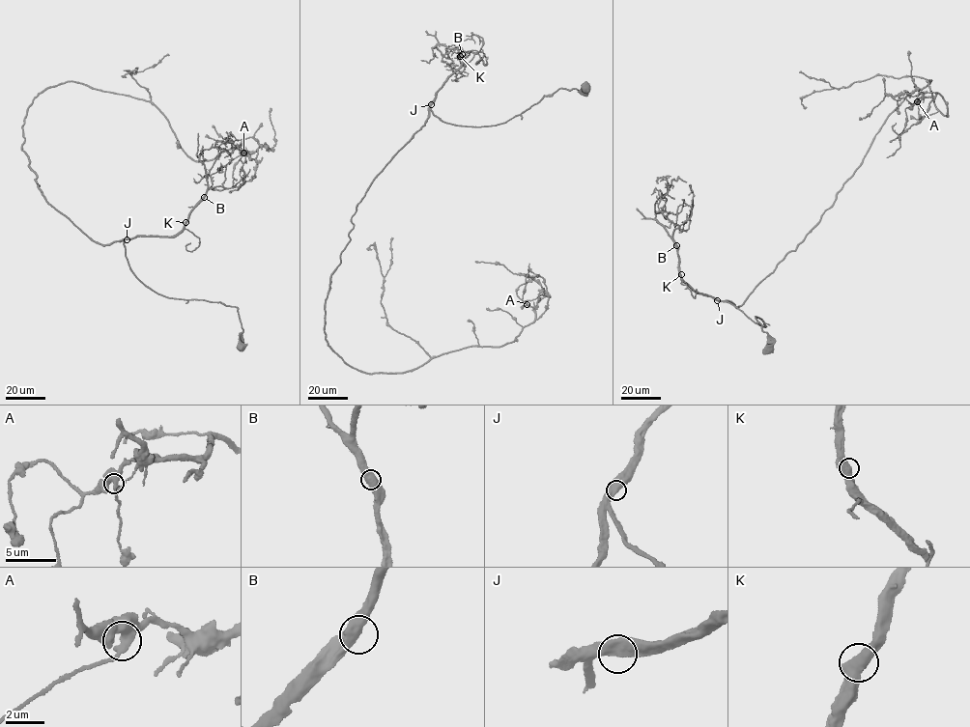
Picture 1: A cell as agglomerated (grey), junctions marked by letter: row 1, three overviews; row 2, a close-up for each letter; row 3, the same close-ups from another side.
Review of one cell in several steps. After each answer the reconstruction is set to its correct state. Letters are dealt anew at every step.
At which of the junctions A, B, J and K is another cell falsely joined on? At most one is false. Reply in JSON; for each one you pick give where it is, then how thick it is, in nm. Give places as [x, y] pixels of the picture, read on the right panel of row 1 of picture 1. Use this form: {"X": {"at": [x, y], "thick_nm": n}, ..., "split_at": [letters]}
{"split_at": []}

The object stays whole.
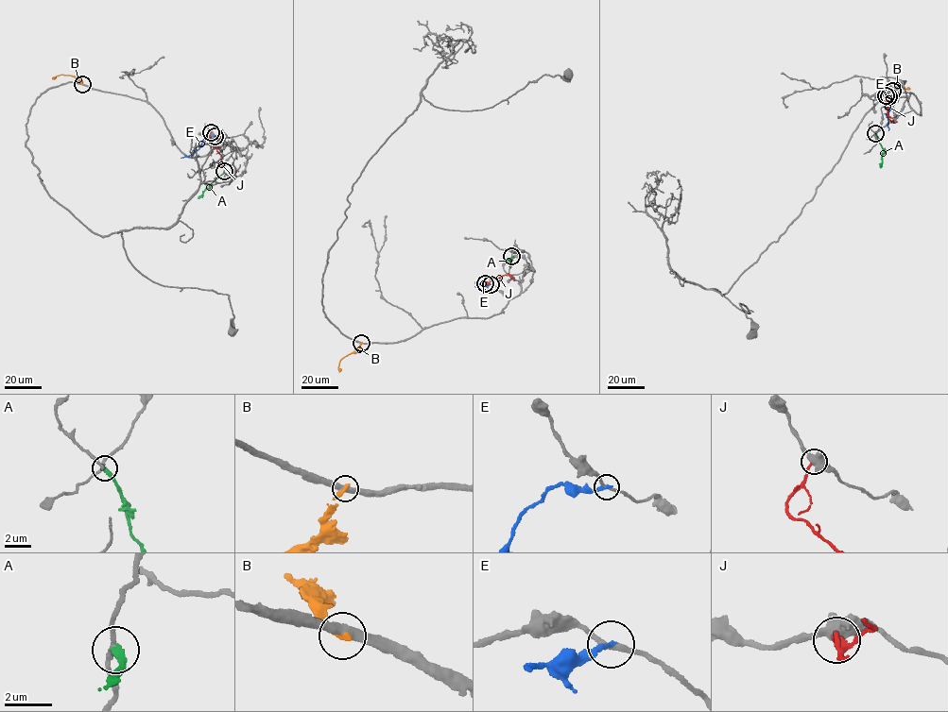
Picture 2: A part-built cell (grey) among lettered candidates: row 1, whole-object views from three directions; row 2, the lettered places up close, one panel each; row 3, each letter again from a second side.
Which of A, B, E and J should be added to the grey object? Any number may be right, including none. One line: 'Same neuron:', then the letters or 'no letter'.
Same neuron: no letter

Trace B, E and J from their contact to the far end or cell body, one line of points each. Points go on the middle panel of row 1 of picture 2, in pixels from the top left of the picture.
B: (362, 343), (339, 362), (339, 372)
E: (491, 284), (474, 286)
J: (485, 283), (504, 275), (514, 277), (513, 280)

